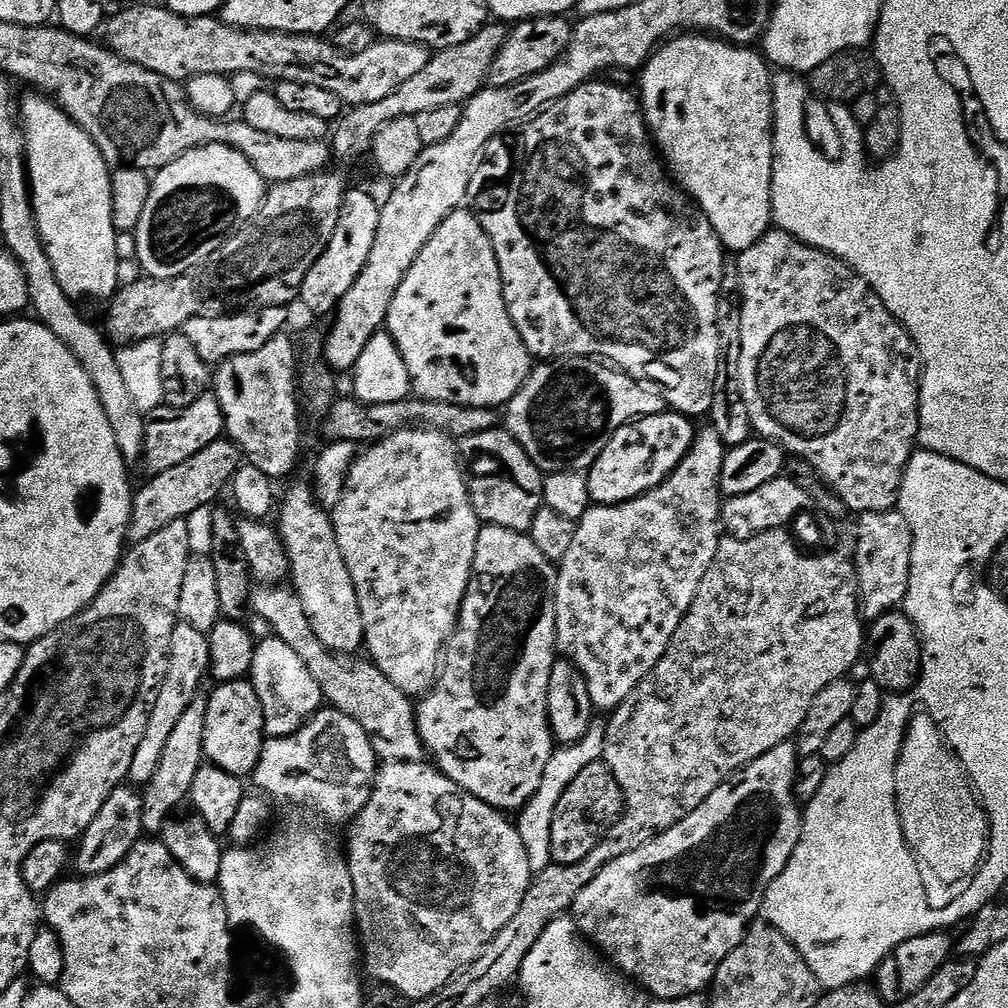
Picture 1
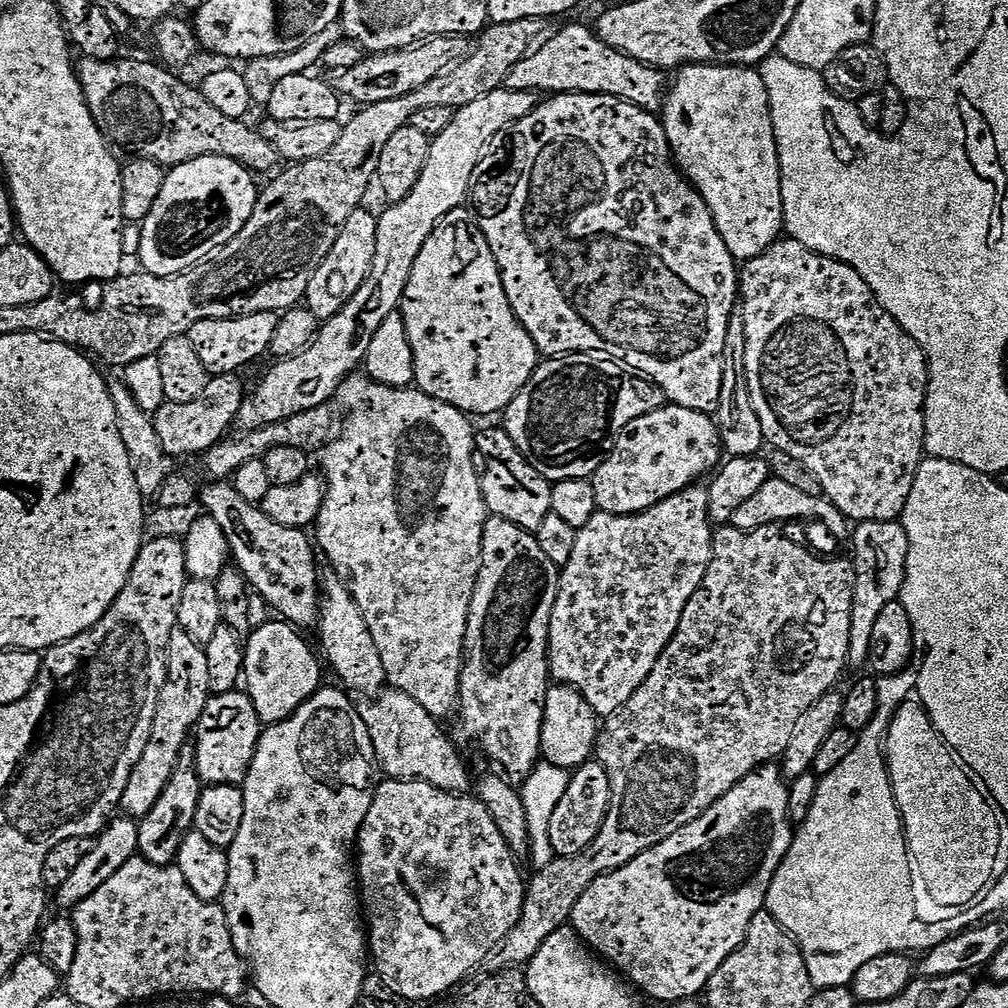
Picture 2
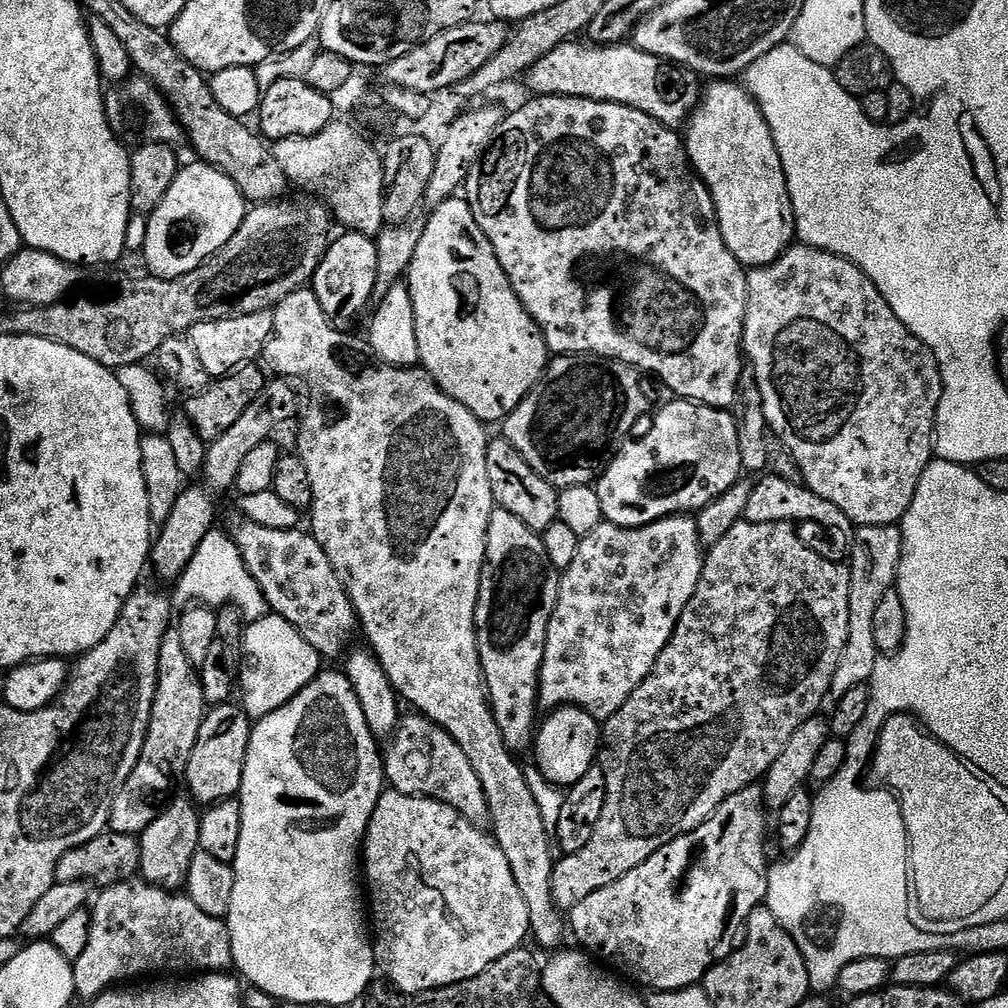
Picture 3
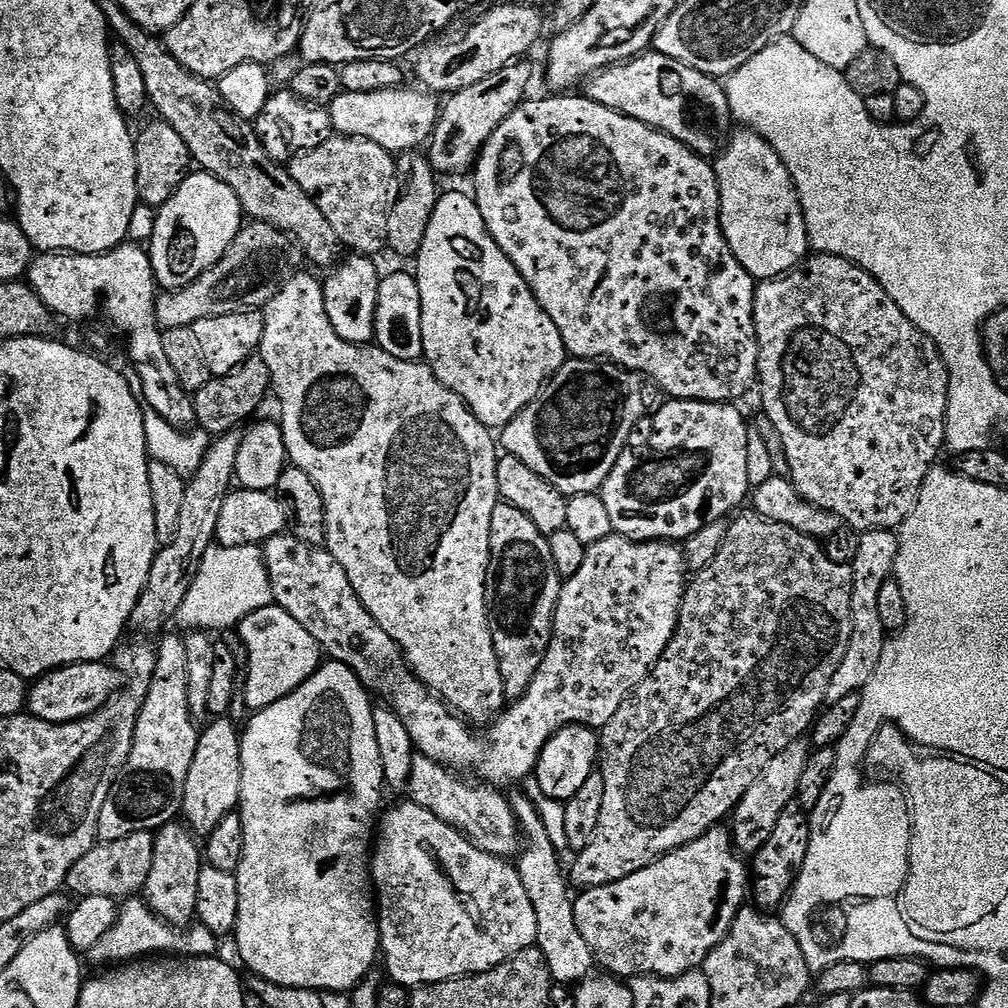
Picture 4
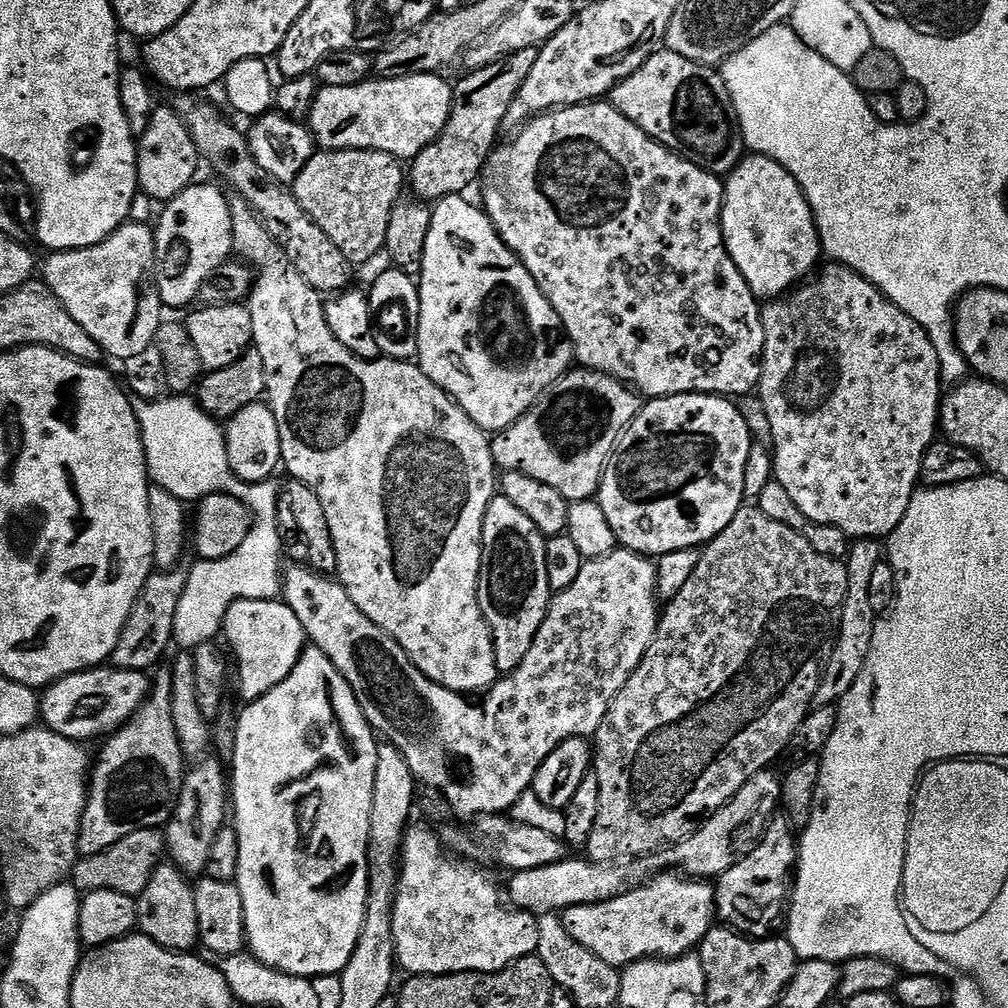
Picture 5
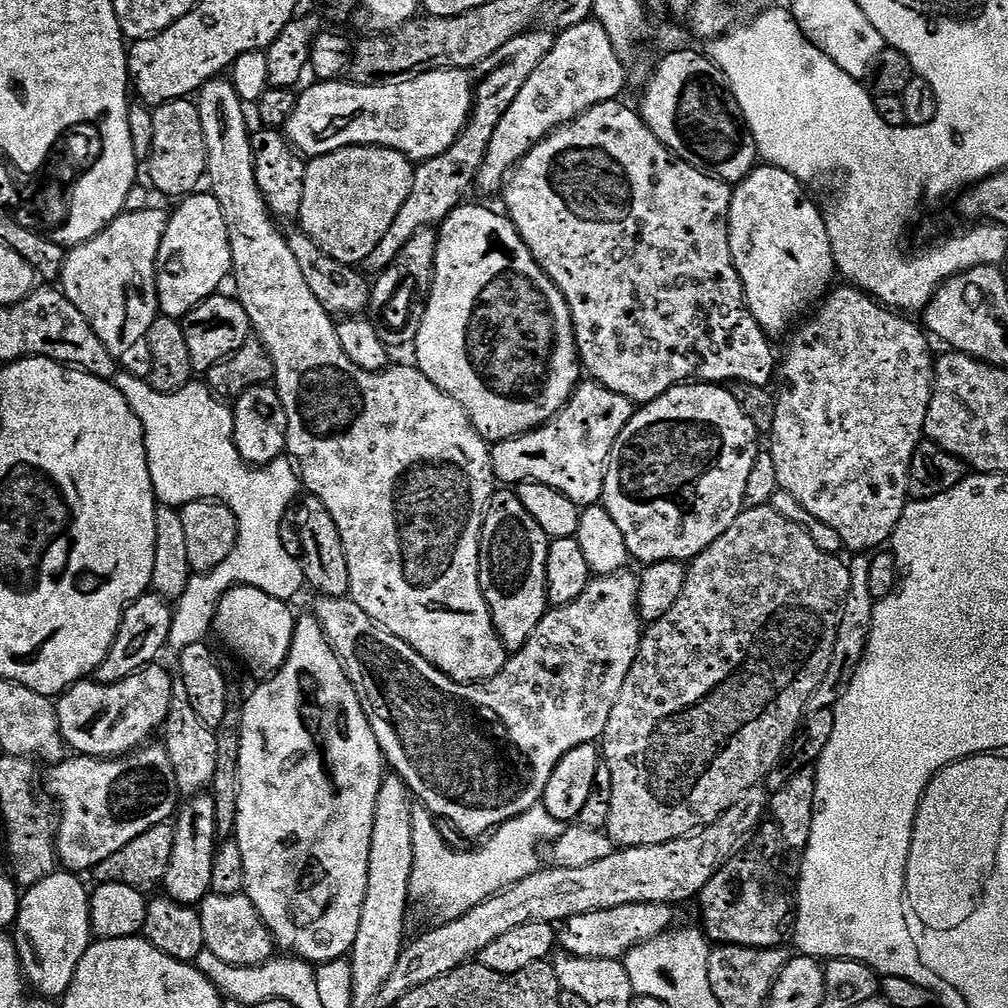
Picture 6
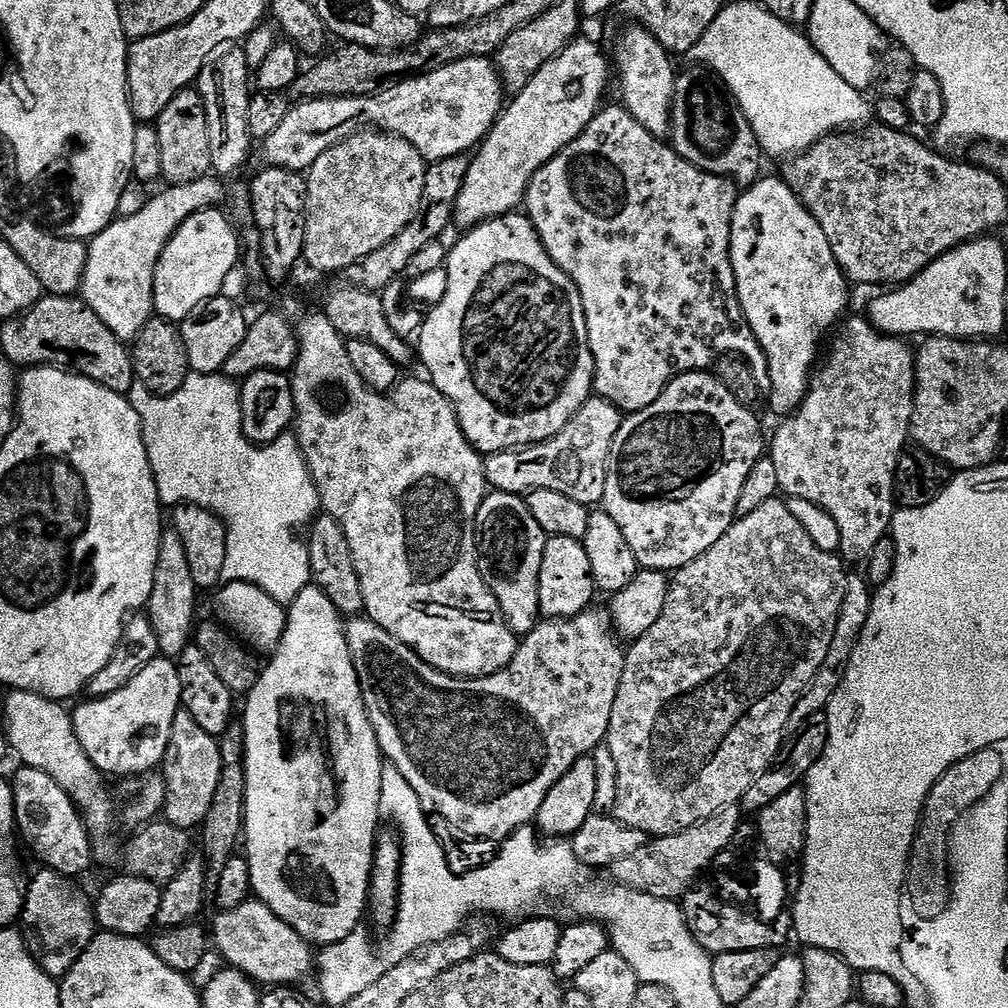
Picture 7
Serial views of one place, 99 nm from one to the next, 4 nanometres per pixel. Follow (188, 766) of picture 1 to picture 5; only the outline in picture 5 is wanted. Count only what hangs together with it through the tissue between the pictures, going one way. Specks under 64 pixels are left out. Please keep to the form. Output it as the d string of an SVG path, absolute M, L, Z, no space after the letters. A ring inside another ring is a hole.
M161 862L156 867L154 878L150 878L146 890L138 898L136 919L143 935L149 936L151 940L158 942L158 946L169 948L172 952L188 954L195 949L192 947L200 944L196 890L179 864Z

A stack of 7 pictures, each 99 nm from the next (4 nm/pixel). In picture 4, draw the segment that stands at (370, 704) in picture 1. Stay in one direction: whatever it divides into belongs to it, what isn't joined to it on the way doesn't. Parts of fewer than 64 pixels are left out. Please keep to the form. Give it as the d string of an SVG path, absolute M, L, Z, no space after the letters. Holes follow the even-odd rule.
M416 754L412 757L407 792L407 799L411 803L422 806L430 810L430 814L442 818L442 822L460 831L471 844L478 846L478 850L486 850L486 854L494 854L501 858L517 855L522 844L520 828L516 824L516 815L512 813L509 797L503 796L499 787L473 782L459 771L449 768L447 764L439 764Z

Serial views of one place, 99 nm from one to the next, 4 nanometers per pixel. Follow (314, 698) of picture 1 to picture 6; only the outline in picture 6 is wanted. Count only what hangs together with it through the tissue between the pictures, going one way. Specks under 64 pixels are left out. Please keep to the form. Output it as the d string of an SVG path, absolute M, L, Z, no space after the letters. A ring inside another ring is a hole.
M237 584L229 592L225 592L222 599L216 607L214 617L215 635L220 635L220 640L232 652L237 652L244 659L244 664L252 672L257 672L260 678L267 678L280 669L286 662L286 658L290 654L292 639L296 630L297 617L292 616L292 612L287 603L278 598L274 598L270 594L266 594L257 588L251 588L245 584Z

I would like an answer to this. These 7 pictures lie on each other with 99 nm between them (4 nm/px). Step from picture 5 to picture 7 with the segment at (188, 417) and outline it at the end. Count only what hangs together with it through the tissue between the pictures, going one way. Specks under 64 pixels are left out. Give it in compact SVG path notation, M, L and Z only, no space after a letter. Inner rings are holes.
M192 372L177 392L157 396L139 382L133 384L130 399L138 410L146 454L158 486L160 503L164 506L197 504L210 510L228 529L224 580L245 580L270 594L279 604L292 604L302 590L313 583L307 543L296 531L311 525L321 511L316 483L304 460L304 451L295 435L279 436L269 444L253 444L244 437L244 419L237 381L223 374L207 376Z

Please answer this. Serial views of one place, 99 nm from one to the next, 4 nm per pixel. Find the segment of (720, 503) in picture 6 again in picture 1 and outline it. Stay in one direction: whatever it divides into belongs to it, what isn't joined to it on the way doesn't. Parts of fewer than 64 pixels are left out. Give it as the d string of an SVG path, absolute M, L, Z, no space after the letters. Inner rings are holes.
M665 410L657 416L642 416L639 420L621 426L610 438L606 450L602 450L602 454L586 473L593 505L625 504L655 490L683 462L691 450L698 435L697 425L692 424L695 423L689 417L675 410Z

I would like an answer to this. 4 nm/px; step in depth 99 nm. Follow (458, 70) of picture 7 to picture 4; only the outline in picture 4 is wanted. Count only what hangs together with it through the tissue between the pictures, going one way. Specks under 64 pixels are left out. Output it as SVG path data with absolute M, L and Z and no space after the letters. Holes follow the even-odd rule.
M405 86L374 90L370 94L341 91L340 96L334 98L330 106L332 127L342 136L357 136L370 142L378 142L378 146L393 154L419 149L427 145L436 128L441 105L433 93L416 88Z

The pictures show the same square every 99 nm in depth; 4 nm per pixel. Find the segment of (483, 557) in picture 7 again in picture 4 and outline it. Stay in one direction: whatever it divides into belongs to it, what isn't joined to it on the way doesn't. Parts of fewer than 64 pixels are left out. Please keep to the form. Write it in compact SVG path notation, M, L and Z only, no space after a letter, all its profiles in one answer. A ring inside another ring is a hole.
M503 502L497 504L490 522L486 602L488 629L502 670L504 694L509 701L518 699L526 686L530 686L540 659L548 650L561 587L562 577L554 566L554 558L550 558L548 537L540 533L522 510Z

